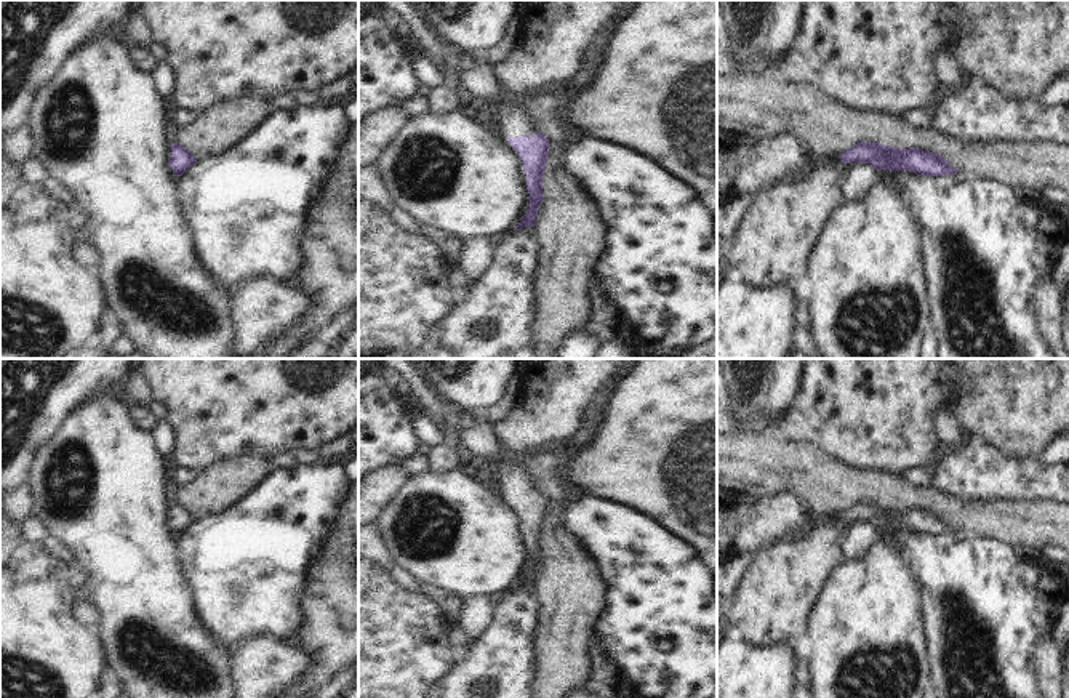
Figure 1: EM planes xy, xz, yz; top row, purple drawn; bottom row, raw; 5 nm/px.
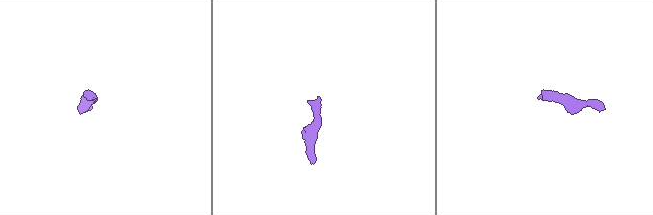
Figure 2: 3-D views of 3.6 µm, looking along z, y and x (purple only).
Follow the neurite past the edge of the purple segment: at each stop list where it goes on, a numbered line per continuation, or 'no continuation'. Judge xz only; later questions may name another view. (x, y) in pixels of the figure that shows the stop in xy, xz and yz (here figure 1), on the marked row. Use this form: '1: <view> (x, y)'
1: xz (554, 36)

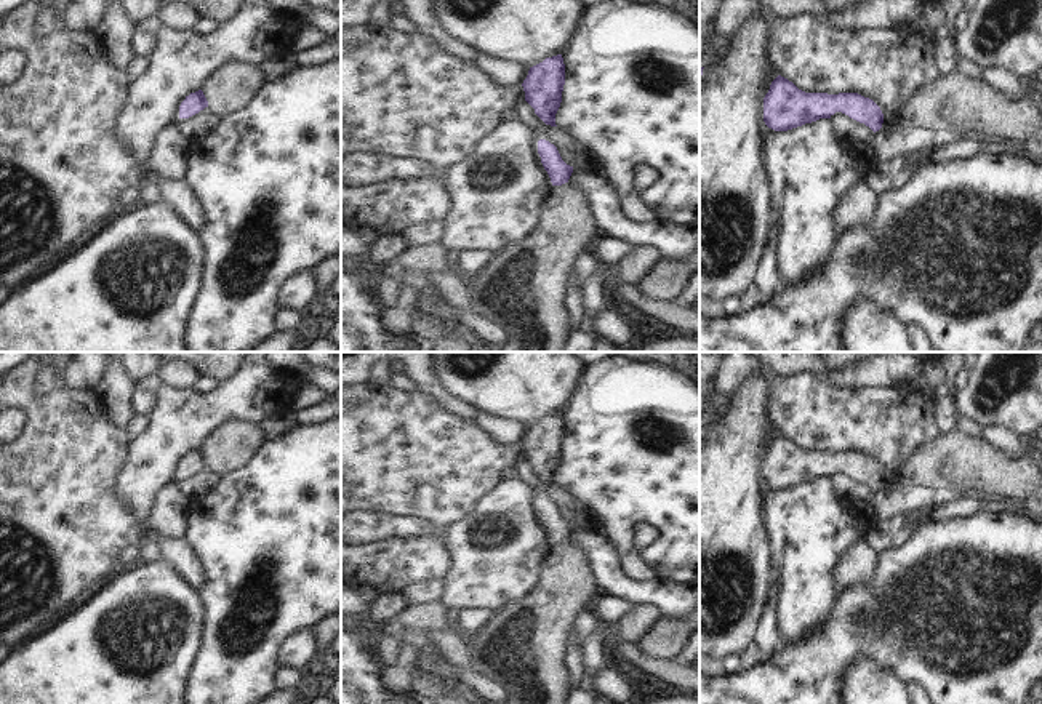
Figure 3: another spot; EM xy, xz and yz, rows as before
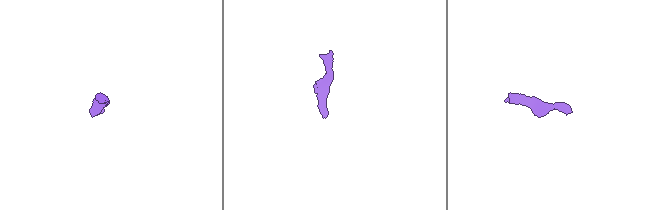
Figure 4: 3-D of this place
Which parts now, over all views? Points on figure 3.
no continuation

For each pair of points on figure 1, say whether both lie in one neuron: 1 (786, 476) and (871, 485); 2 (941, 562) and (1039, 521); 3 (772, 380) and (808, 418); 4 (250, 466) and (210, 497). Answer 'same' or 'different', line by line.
1: same
2: different
3: different
4: same

